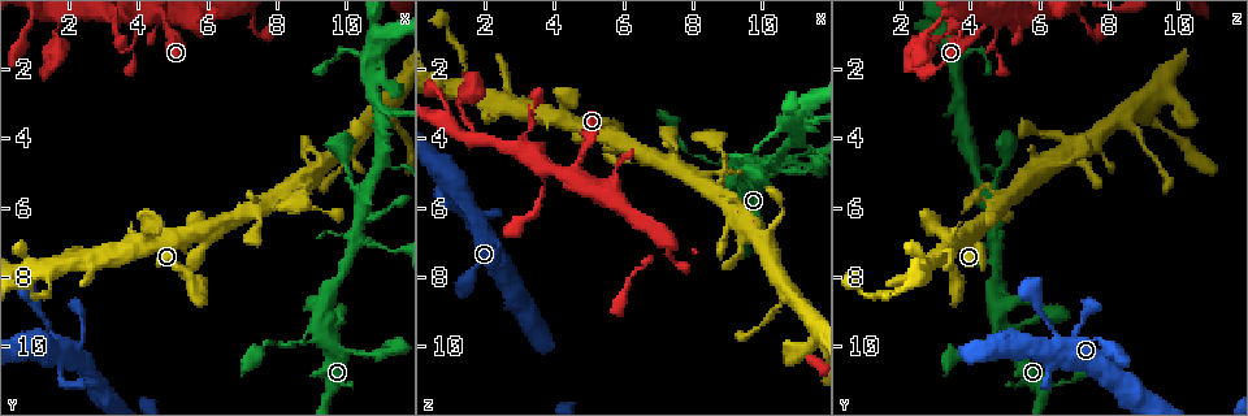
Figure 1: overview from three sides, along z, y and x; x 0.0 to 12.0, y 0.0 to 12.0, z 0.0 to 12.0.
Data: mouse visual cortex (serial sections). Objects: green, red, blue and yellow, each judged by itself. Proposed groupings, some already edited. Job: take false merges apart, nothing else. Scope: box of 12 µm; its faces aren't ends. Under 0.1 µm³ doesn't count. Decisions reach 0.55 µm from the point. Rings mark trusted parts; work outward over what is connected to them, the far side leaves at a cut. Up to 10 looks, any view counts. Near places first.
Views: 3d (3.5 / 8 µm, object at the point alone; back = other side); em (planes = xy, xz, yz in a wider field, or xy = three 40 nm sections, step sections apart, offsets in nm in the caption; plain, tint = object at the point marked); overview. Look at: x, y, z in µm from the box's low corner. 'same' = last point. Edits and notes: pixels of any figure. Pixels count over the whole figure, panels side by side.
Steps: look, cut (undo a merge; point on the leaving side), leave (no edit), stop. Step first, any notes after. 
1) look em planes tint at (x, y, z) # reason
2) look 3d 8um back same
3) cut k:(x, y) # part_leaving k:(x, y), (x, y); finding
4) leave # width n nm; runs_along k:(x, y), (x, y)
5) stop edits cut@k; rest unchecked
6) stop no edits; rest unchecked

look 3d 8um at (1.7, 1.0, 3.8) # thin neck

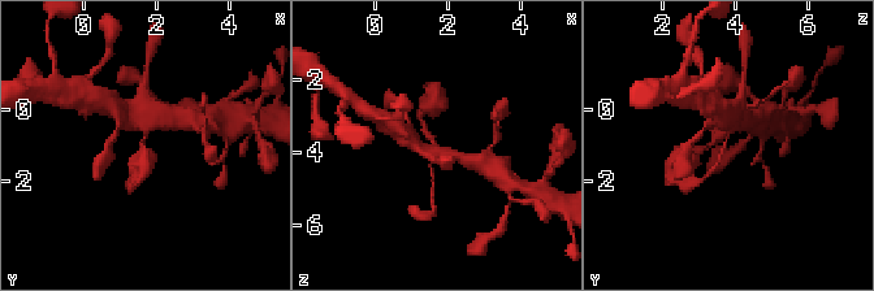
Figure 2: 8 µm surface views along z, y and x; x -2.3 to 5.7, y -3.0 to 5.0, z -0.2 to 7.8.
look em xy step 1 tint at (1.7, 1.0, 3.7)

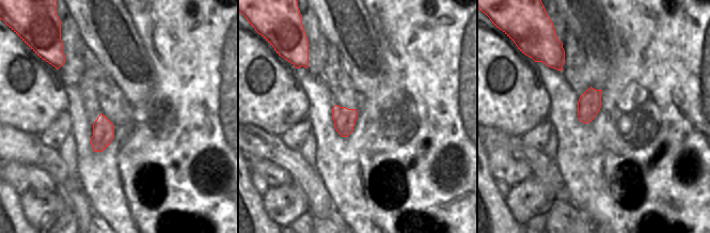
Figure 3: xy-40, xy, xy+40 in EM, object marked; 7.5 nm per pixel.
leave # width 160 nm; runs_along 2:(738, 113), (710, 173); all the same cell

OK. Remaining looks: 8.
look 3d 3.5um back at (1.8, 10.3, 6.3) # calibre changes

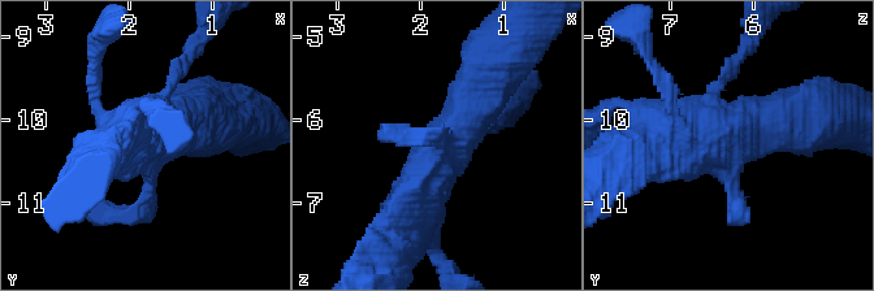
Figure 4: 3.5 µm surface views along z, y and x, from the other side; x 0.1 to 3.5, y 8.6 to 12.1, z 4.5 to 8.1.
look em planes tint at (1.75, 10.35, 6.40)

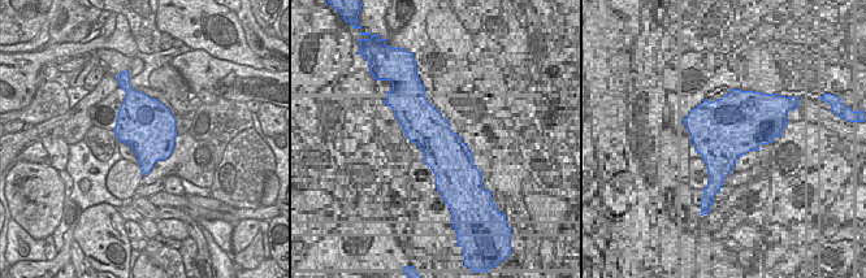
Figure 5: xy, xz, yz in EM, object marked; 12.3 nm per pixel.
leave # runs_along 4:(652, 129), (714, 129), (738, 212); one cell here

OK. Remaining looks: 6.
look 3d 3.5um back at (10.2, 6.9, 4.8) # two arms in line, one across

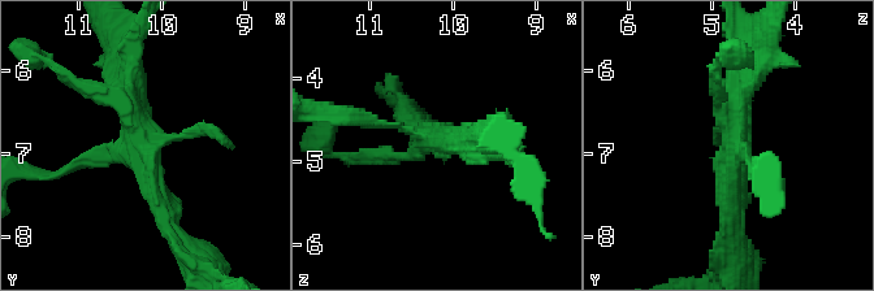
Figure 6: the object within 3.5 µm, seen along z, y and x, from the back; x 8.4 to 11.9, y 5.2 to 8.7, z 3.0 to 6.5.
look em xy step 3 tint at (10.20, 6.90, 4.70)

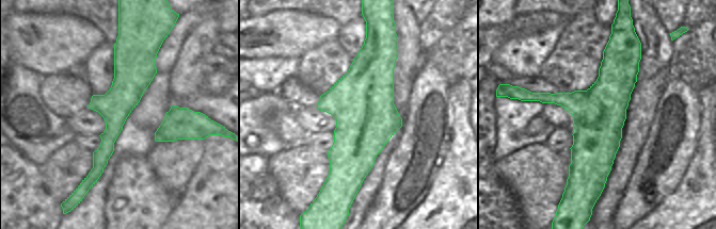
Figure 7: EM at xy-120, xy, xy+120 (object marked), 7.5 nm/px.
leave # runs_along 7:(613, 45), (597, 181); one cell here

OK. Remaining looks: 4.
look 3d 3.5um at (11.0, 4.6, 4.2) # two arms in line, one across

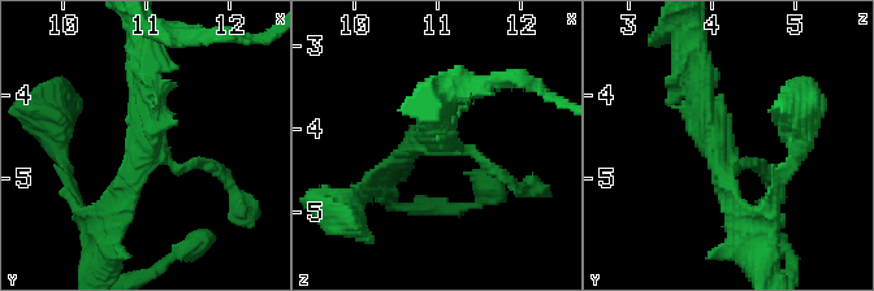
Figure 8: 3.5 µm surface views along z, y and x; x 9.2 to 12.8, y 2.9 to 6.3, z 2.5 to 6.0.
look em xy step 5 tint at (11.05, 4.70, 4.10) # arms 3; arm_widths 150, 200, 300 nm

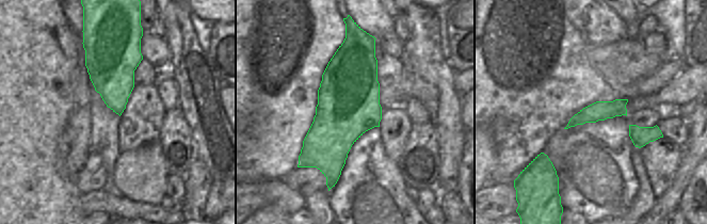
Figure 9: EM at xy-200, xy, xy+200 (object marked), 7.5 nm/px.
leave # runs_along 9:(624, 101), (571, 124); all the same cell

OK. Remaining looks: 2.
stop no edits; rest unchecked

